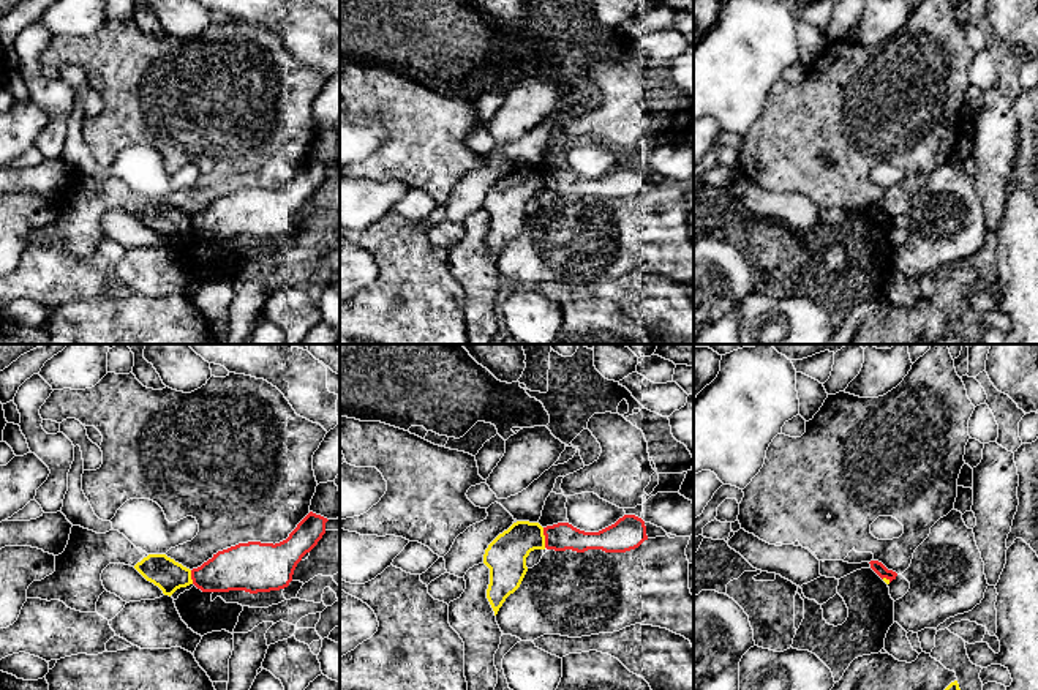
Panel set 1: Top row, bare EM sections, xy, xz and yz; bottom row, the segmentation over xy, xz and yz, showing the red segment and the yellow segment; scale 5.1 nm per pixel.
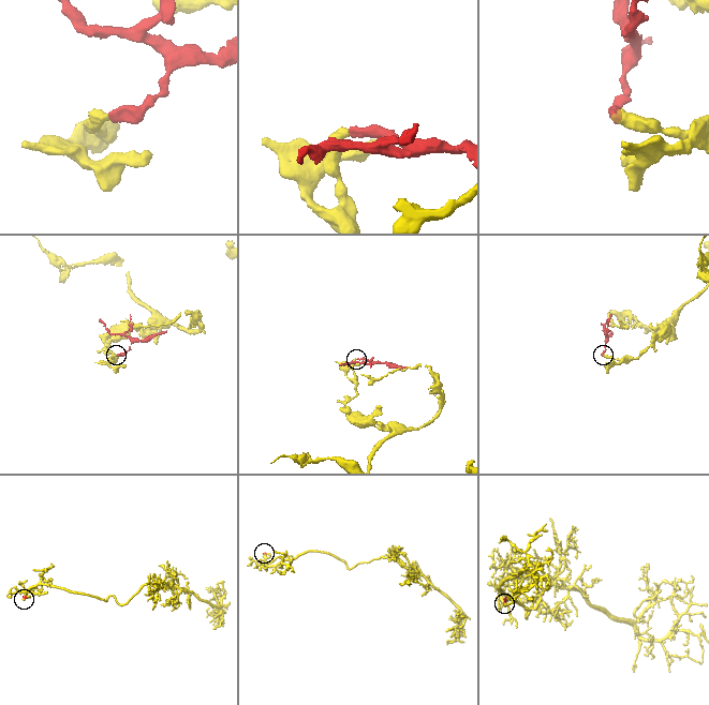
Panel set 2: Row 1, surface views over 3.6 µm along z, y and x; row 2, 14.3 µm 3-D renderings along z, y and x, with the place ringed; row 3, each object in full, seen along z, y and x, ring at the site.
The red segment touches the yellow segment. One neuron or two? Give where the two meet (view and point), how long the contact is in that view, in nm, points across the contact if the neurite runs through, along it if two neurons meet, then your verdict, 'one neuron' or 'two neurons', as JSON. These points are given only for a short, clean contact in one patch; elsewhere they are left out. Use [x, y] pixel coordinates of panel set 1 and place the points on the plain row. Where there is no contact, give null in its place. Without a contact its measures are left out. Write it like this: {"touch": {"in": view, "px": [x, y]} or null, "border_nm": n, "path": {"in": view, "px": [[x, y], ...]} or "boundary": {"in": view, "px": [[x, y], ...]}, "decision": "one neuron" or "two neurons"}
{"touch": {"in": "xz", "px": [545, 183]}, "border_nm": 110, "boundary": {"in": "xz", "px": [[542, 174], [545, 193]]}, "decision": "two neurons"}

